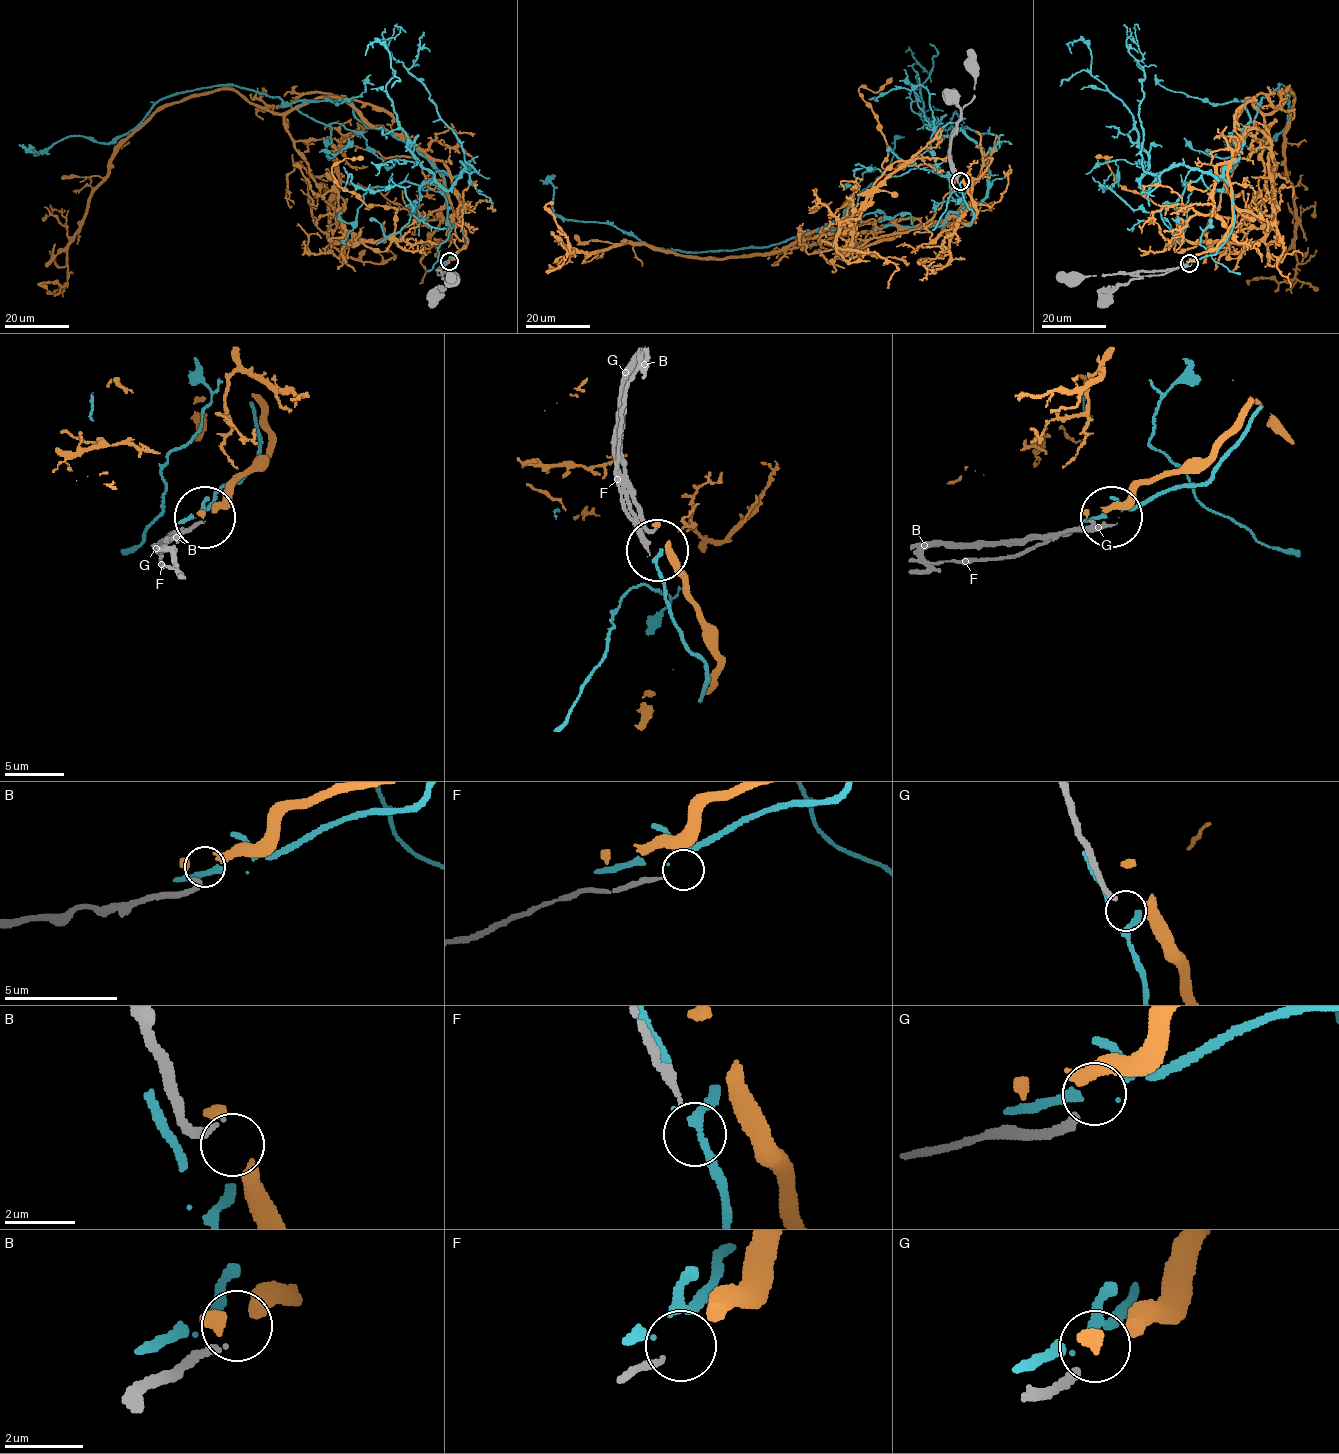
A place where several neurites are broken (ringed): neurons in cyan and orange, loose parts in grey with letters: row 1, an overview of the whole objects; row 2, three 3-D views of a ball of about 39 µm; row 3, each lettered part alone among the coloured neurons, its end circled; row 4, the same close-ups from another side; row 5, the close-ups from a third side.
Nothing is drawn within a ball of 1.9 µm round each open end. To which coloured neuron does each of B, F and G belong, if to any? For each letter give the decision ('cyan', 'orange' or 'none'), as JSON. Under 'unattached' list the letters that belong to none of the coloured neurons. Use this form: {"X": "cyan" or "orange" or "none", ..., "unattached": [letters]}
{"B": "none", "F": "none", "G": "none", "unattached": ["B", "F", "G"]}

